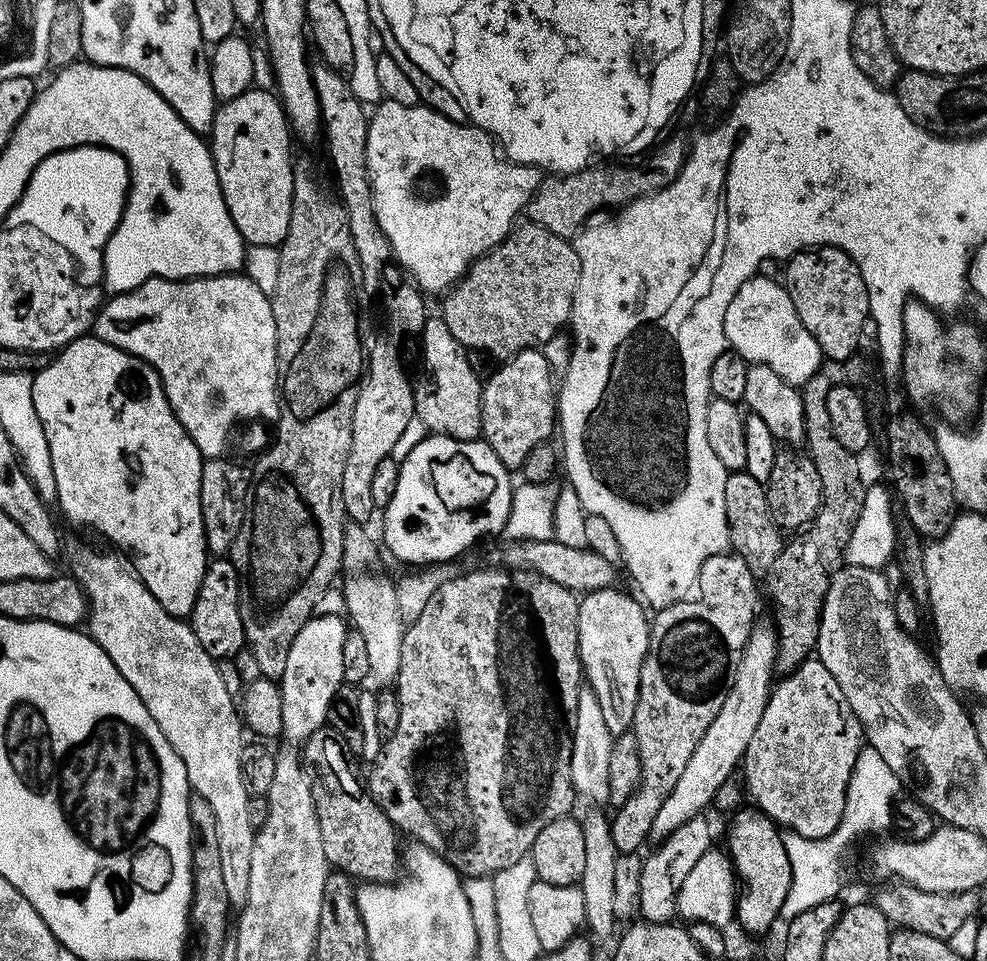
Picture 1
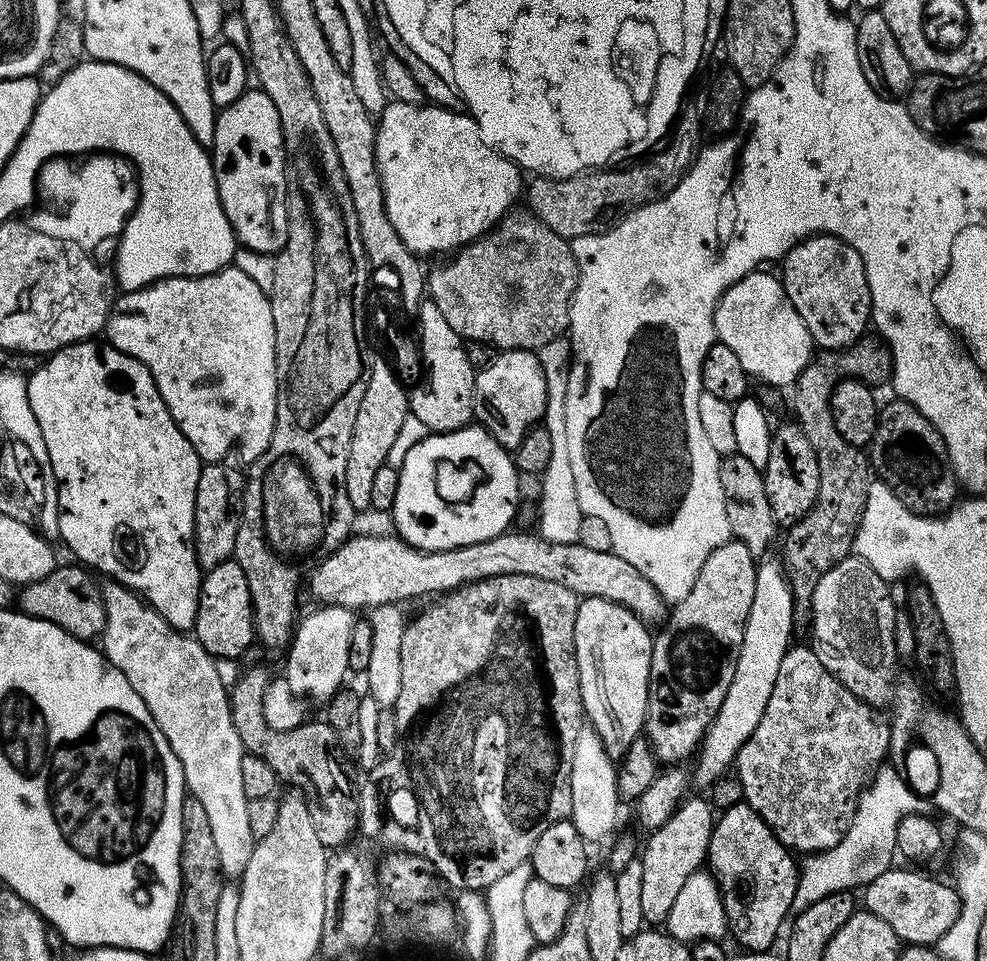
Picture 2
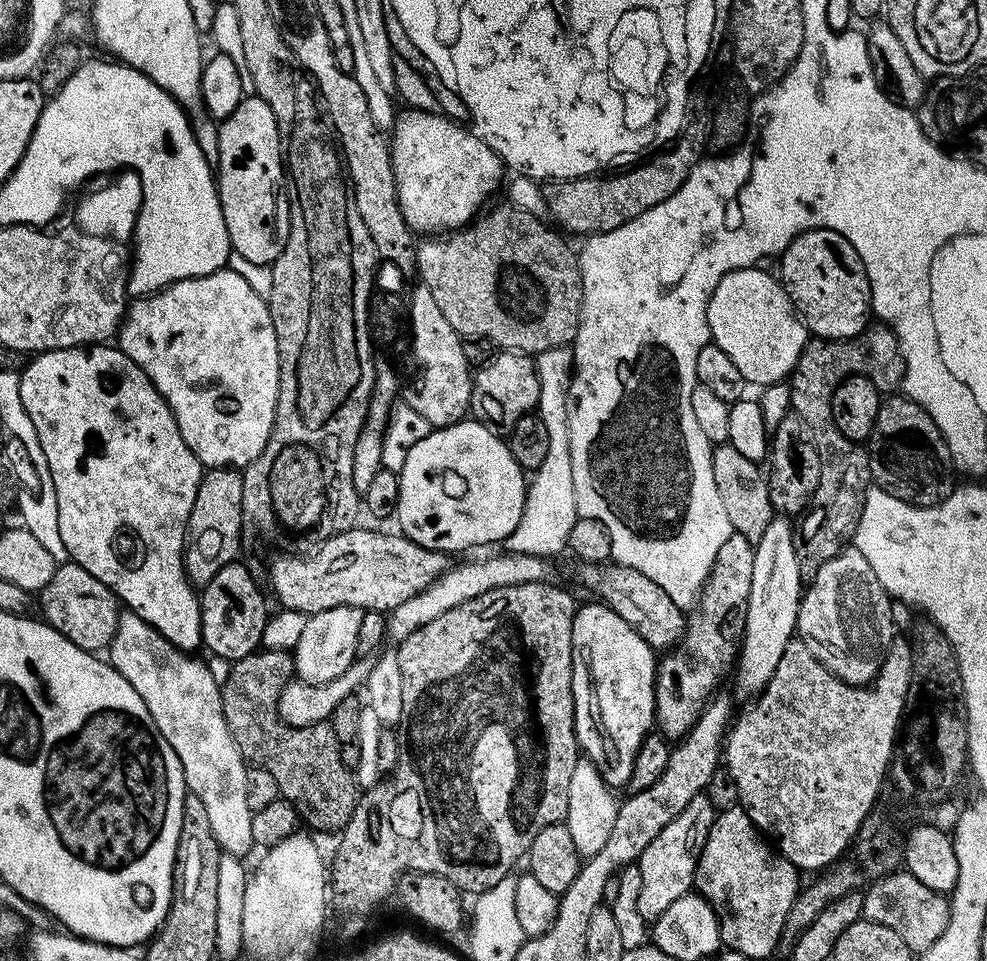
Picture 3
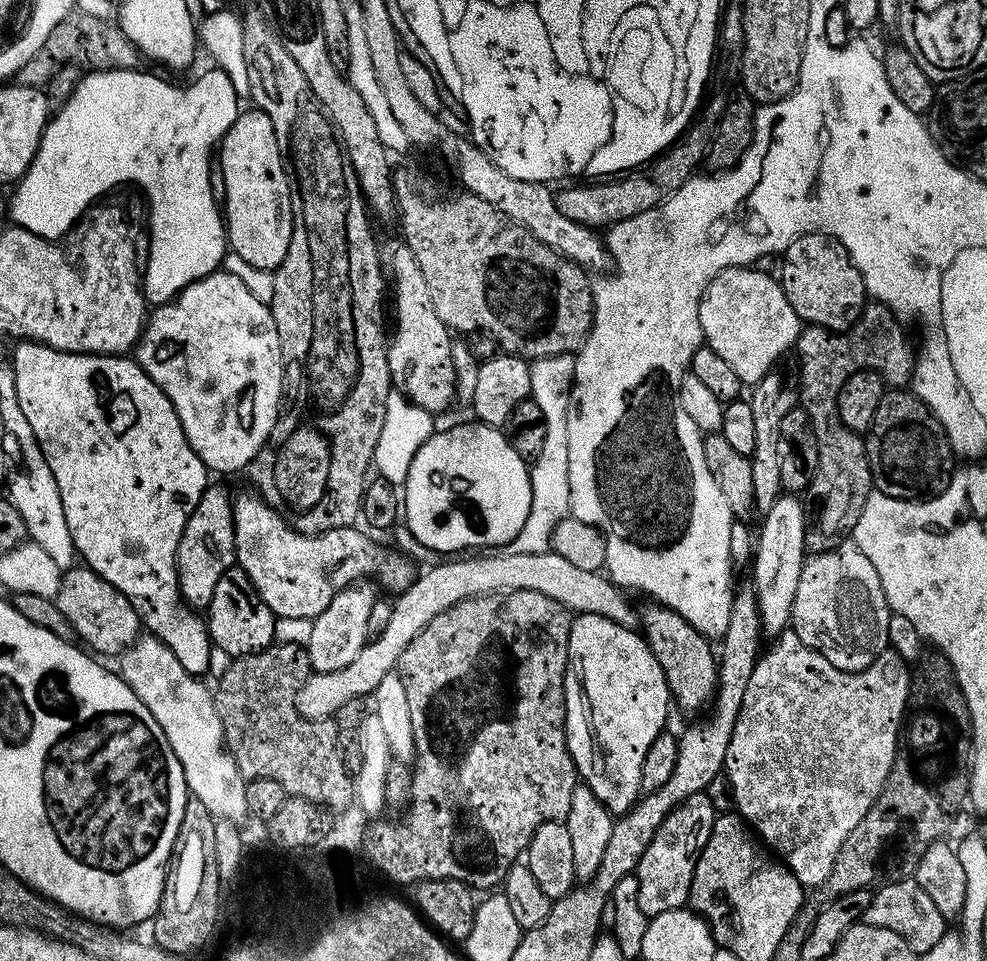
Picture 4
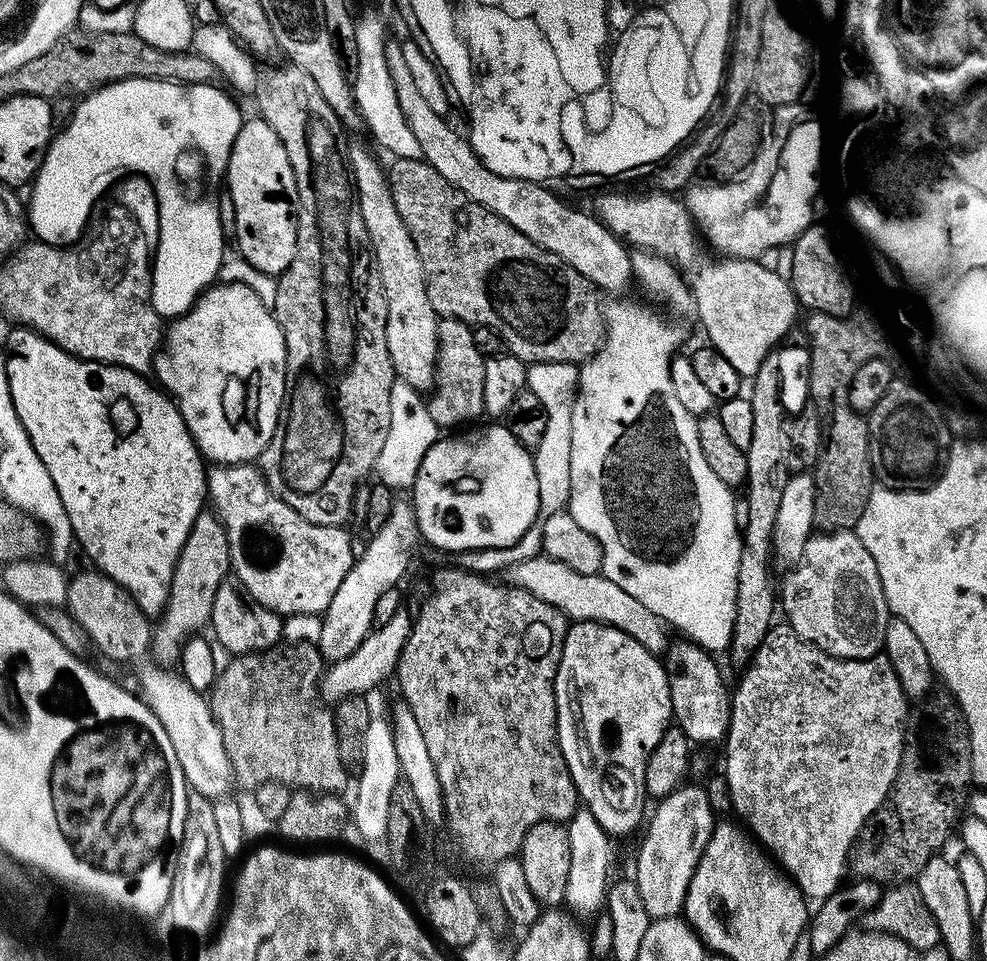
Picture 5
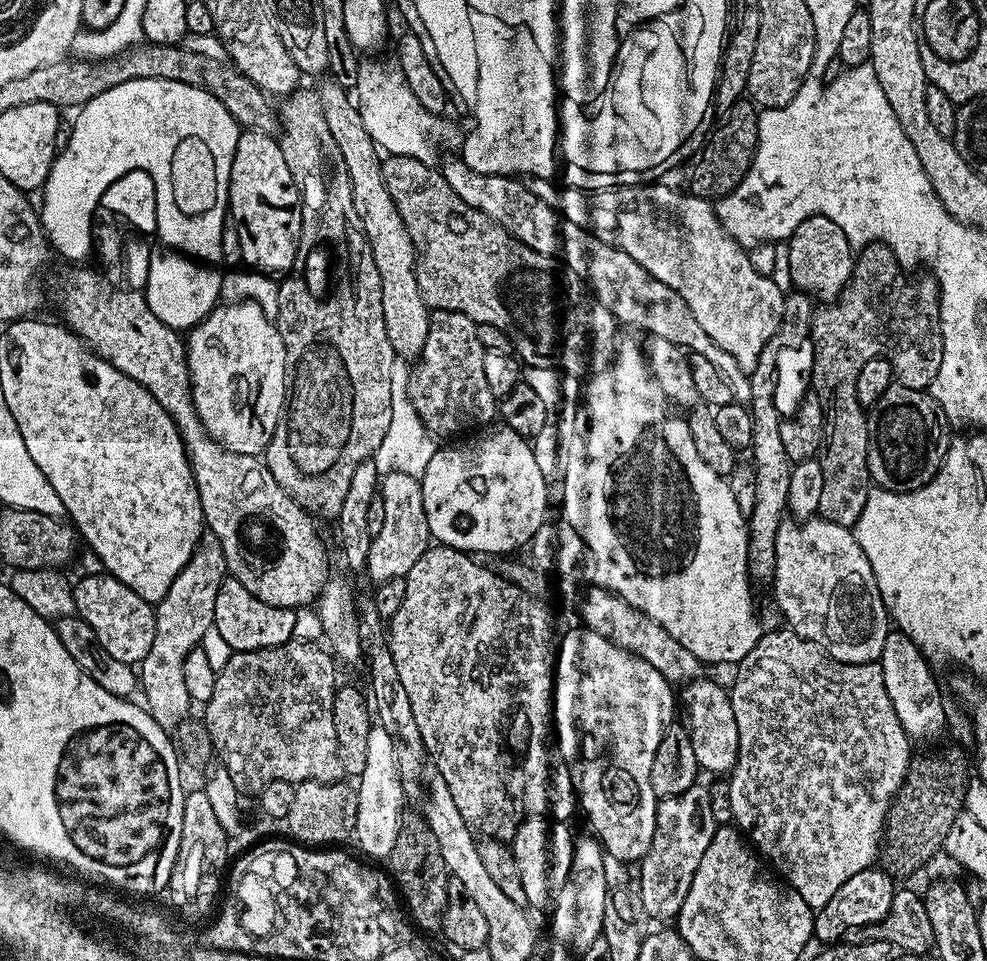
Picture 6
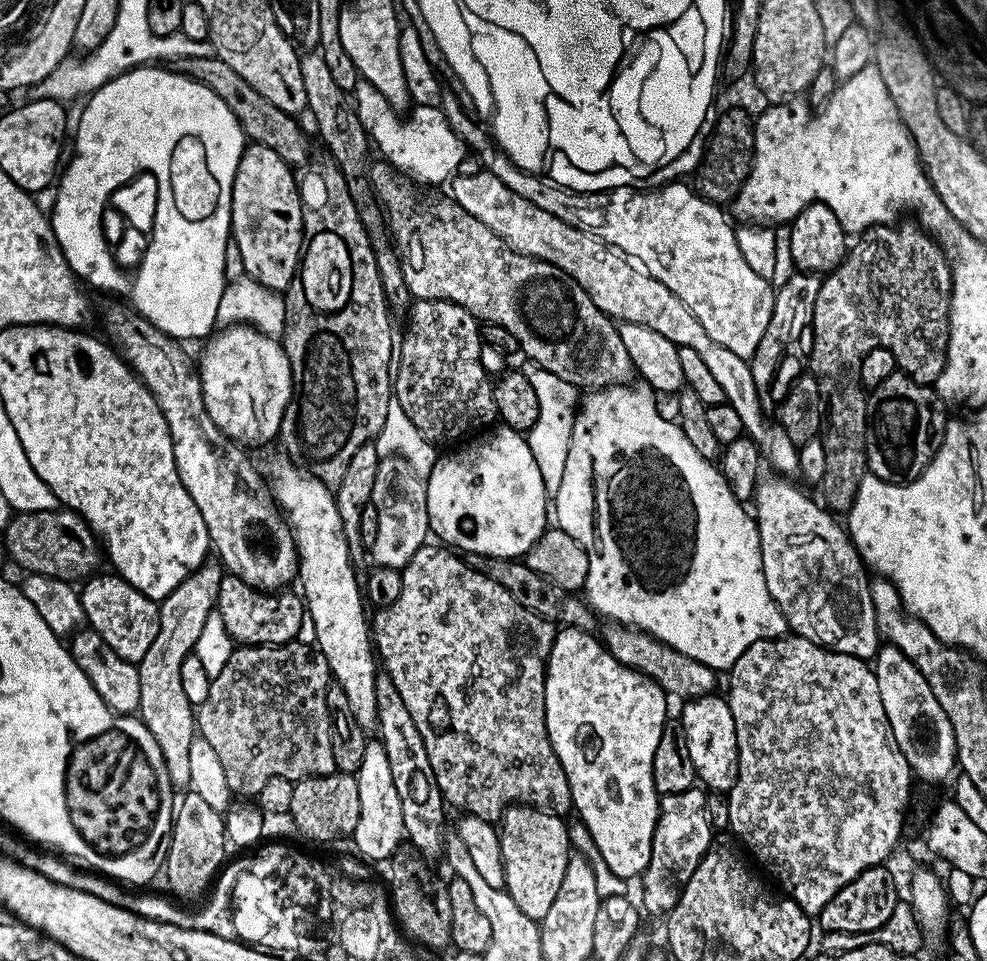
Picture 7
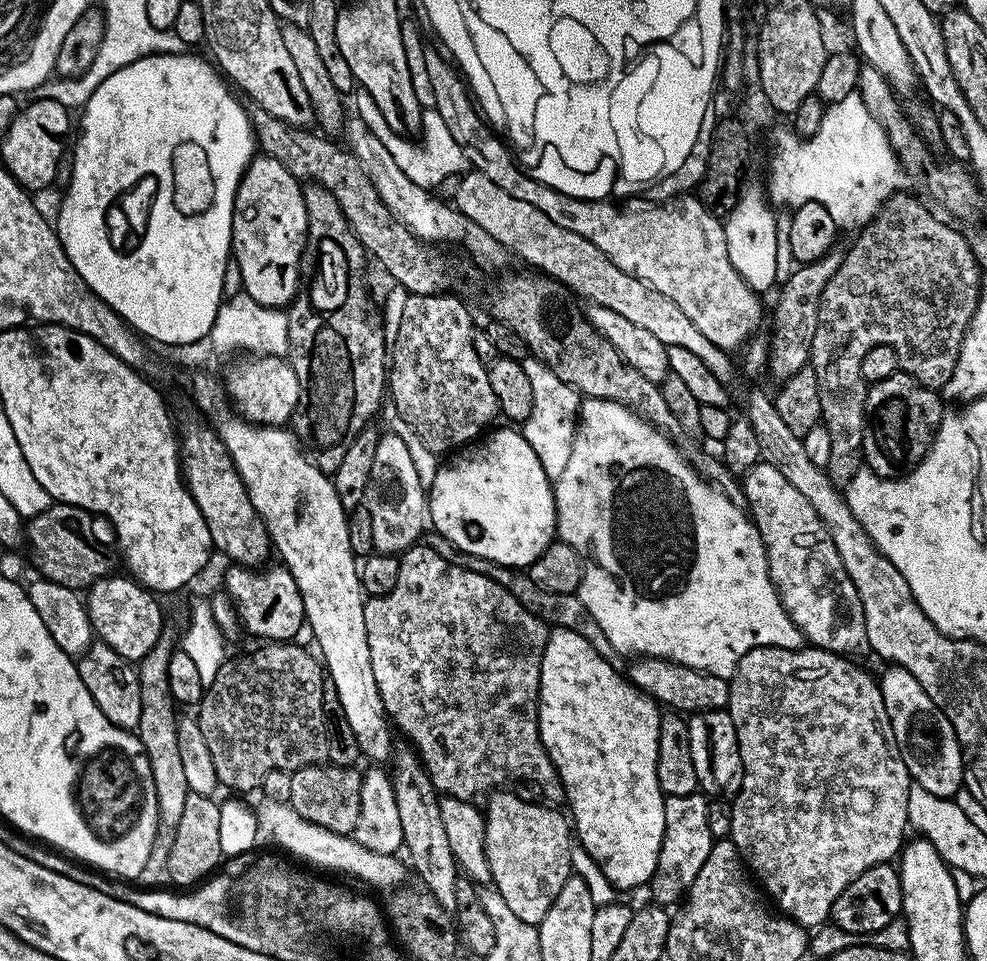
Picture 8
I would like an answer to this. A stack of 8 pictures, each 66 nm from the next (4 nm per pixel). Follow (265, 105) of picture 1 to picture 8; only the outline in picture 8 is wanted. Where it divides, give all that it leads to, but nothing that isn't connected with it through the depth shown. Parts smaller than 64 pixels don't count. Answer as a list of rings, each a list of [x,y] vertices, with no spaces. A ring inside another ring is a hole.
[[[263,154],[253,155],[252,161],[240,179],[240,185],[234,198],[232,215],[232,251],[231,255],[242,270],[244,291],[254,302],[267,308],[287,309],[300,289],[300,261],[304,258],[304,243],[308,241],[308,211],[304,201],[304,188],[278,158]]]

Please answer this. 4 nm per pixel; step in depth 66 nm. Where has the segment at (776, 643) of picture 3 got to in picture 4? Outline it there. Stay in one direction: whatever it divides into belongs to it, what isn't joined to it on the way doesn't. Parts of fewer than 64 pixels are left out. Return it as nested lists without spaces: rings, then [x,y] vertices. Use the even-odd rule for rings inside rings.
[[[781,494],[770,506],[768,512],[763,513],[764,525],[754,540],[754,559],[751,561],[752,576],[750,582],[756,587],[758,598],[758,610],[760,611],[760,622],[765,633],[775,638],[789,627],[792,619],[792,607],[794,606],[794,590],[798,590],[800,575],[804,572],[804,561],[806,549],[804,546],[804,530],[806,527],[806,508],[799,504],[797,497],[792,494]]]

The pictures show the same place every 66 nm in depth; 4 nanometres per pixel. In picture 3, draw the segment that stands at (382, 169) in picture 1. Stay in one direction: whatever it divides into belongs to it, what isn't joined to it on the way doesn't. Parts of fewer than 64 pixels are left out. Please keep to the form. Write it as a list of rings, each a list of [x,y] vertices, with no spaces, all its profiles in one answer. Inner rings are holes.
[[[404,110],[390,129],[398,202],[416,234],[447,234],[471,224],[481,215],[483,204],[499,186],[500,179],[501,184],[505,179],[506,168],[498,153],[490,150],[475,131],[440,115]]]

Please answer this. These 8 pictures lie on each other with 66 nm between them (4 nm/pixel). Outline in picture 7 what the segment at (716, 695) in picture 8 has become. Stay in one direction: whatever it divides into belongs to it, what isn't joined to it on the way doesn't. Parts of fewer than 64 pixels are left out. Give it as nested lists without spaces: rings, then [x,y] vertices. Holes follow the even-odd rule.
[[[615,622],[609,623],[607,627],[604,636],[602,635],[604,647],[627,668],[633,668],[643,676],[650,677],[669,697],[677,696],[680,702],[687,702],[713,695],[717,691],[717,673],[710,666],[702,666],[702,662],[694,662],[694,658],[686,658],[686,654],[678,654],[678,650],[666,646],[662,641],[649,636],[647,632],[631,626],[621,626]]]

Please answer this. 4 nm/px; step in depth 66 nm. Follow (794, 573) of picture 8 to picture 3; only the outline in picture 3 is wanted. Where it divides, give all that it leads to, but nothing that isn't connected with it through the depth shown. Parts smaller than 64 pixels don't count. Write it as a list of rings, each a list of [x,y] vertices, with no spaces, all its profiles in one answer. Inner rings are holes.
[[[849,546],[843,552],[838,553],[834,558],[830,558],[830,562],[821,564],[811,577],[812,585],[803,589],[800,598],[800,609],[798,610],[798,622],[796,623],[796,631],[799,639],[803,640],[805,646],[810,650],[810,654],[814,654],[814,658],[818,658],[818,662],[822,662],[822,666],[826,666],[838,679],[844,680],[847,684],[858,684],[867,686],[875,680],[876,675],[880,672],[880,667],[884,661],[884,655],[888,653],[888,647],[894,635],[894,627],[891,622],[891,599],[887,592],[884,591],[882,582],[878,582],[878,578],[874,575],[874,570],[870,570],[870,562],[866,562],[866,558],[862,558],[862,554],[854,546]]]

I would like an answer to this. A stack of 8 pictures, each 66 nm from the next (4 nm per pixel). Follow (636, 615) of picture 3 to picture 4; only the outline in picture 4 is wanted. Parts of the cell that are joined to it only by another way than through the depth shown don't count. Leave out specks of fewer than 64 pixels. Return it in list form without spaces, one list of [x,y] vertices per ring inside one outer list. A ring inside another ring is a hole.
[[[648,602],[644,612],[639,613],[639,623],[642,625],[642,635],[652,648],[654,658],[664,671],[664,677],[668,683],[668,691],[671,699],[684,712],[700,712],[711,705],[716,694],[716,669],[718,656],[710,645],[709,637],[703,636],[686,618],[674,610],[670,610],[665,604]]]

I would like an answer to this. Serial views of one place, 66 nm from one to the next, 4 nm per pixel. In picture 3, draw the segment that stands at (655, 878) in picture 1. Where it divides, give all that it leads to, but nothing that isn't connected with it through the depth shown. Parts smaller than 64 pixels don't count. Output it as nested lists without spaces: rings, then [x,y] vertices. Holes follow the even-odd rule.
[[[707,794],[690,798],[686,810],[682,810],[682,814],[678,814],[678,818],[674,818],[670,826],[664,827],[658,838],[654,838],[654,842],[650,842],[646,850],[642,850],[638,861],[642,874],[638,910],[644,920],[656,921],[673,902],[678,902],[678,898],[693,891],[698,858],[702,854],[702,846],[706,846],[706,834],[710,834],[710,826],[717,811]]]

